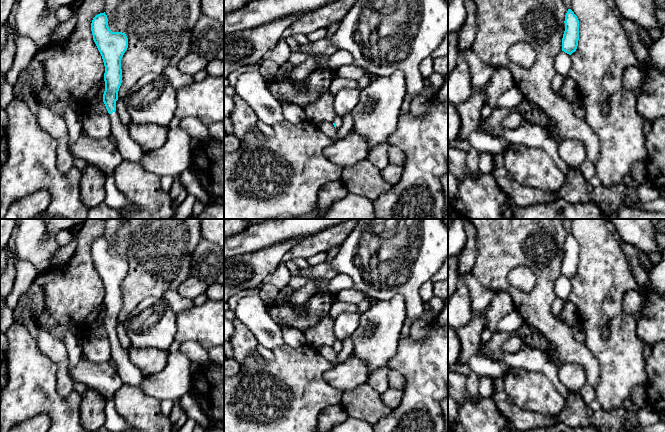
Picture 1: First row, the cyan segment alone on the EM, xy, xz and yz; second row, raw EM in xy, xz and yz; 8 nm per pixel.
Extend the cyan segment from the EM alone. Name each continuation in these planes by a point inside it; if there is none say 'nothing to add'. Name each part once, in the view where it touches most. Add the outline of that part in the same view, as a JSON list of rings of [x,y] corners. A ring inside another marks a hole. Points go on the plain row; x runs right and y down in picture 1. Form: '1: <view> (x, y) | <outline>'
1: xy (130, 375) | [[[118,337],[109,338],[112,360],[116,363],[117,371],[123,384],[141,388],[143,373],[130,361],[128,350],[121,347]]]

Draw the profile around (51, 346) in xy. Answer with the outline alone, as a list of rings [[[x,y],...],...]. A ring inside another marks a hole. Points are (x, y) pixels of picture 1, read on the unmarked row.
[[[40,328],[36,342],[40,351],[57,364],[57,392],[63,397],[68,396],[74,391],[74,386],[68,373],[69,359],[65,344]]]

